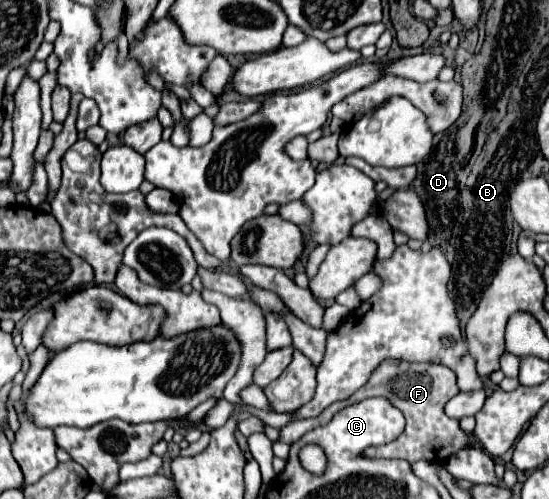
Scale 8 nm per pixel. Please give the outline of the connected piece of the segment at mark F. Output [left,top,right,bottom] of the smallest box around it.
[279,360,475,464]

